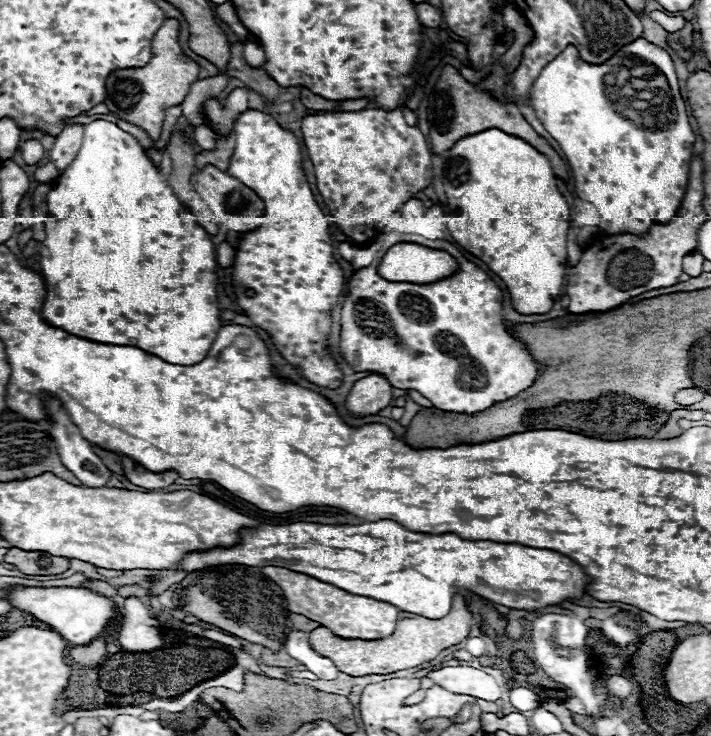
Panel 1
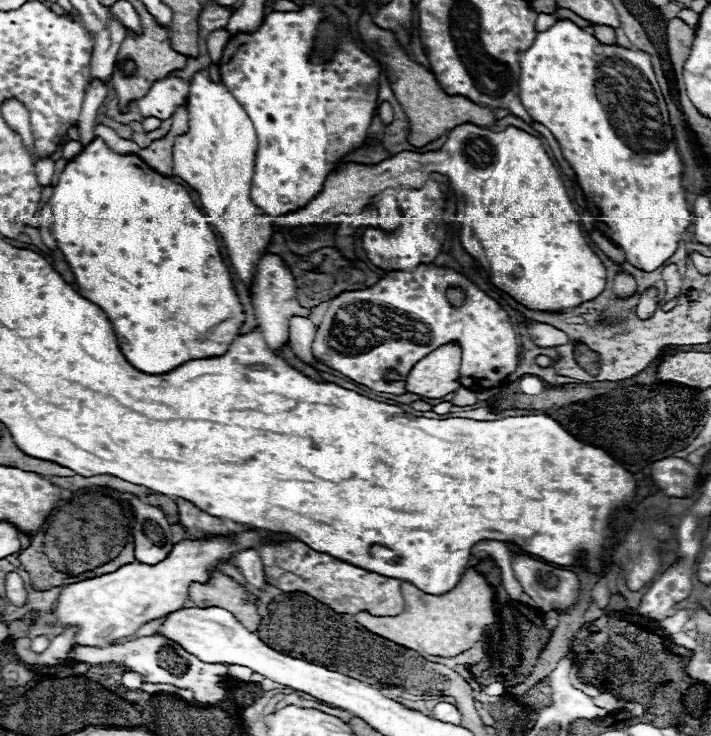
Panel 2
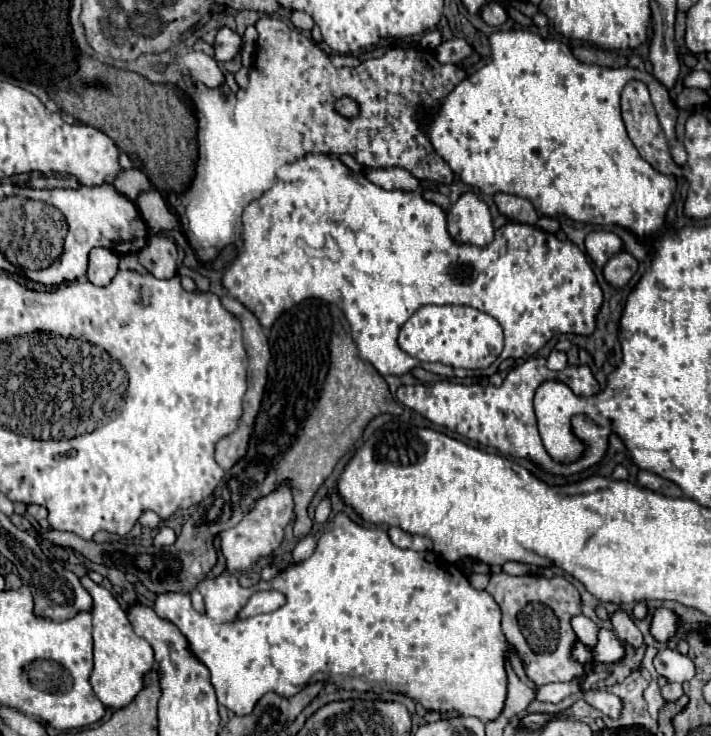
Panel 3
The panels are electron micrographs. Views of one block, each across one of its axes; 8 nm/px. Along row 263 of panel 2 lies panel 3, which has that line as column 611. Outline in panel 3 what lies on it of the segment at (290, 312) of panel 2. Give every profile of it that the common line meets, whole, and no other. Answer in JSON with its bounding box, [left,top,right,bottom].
[604,252,638,286]

